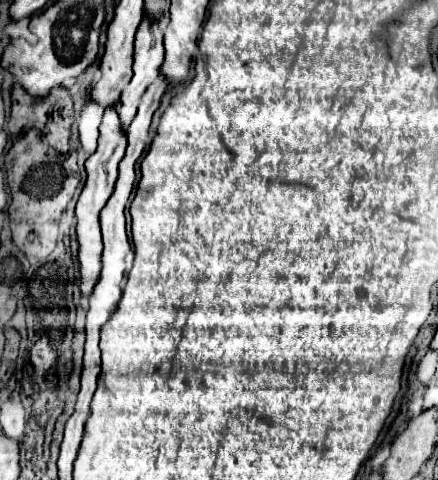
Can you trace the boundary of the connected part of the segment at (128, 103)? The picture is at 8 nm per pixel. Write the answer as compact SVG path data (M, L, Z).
M143 16L143 22L135 36L135 64L133 64L133 78L125 86L121 94L119 104L119 118L123 122L123 128L131 124L131 118L137 112L139 100L147 86L155 80L155 74L159 74L159 68L163 64L165 48L163 48L163 32L159 26L161 18L147 18Z

